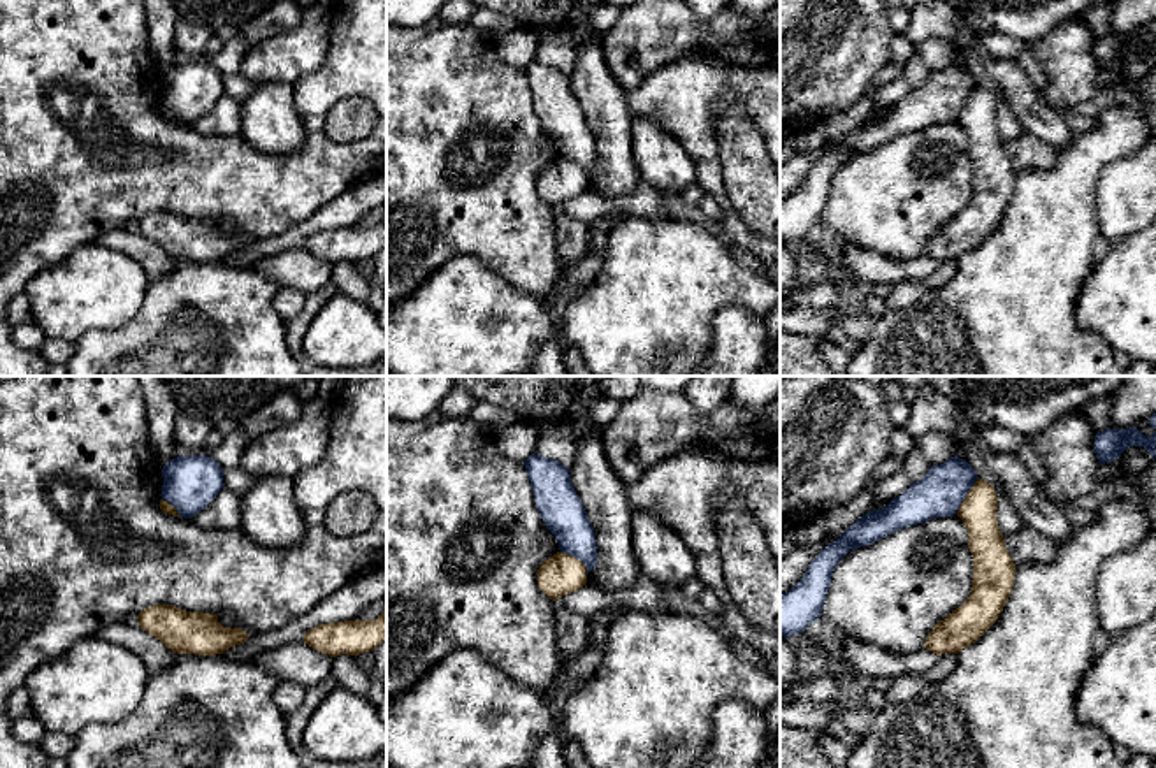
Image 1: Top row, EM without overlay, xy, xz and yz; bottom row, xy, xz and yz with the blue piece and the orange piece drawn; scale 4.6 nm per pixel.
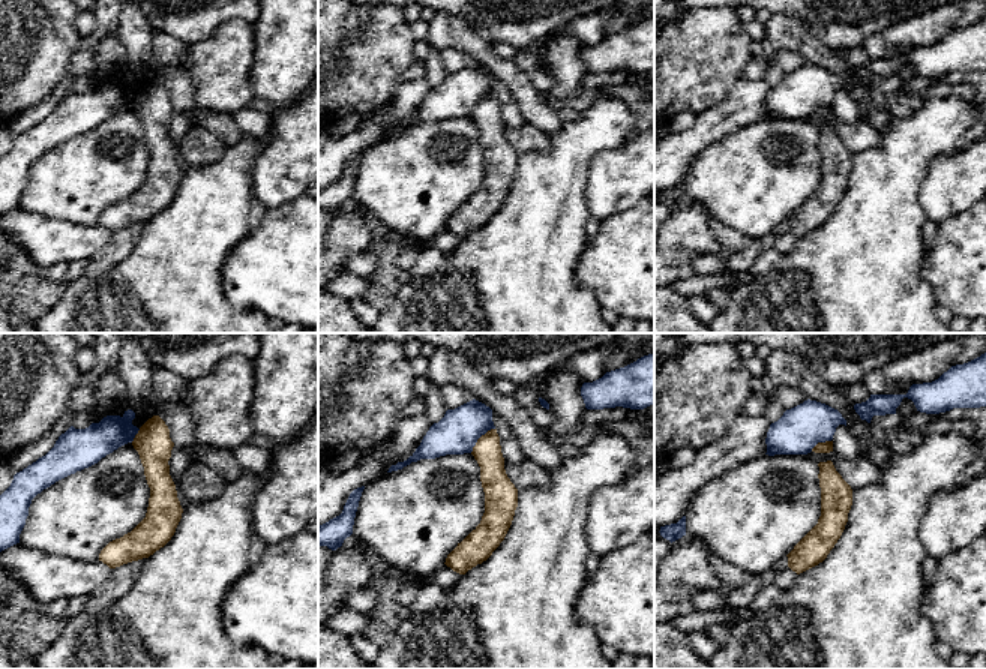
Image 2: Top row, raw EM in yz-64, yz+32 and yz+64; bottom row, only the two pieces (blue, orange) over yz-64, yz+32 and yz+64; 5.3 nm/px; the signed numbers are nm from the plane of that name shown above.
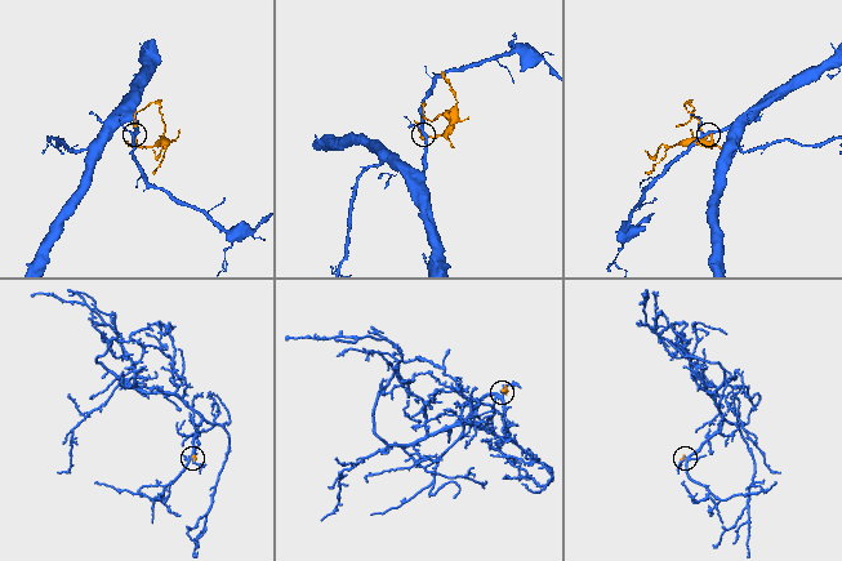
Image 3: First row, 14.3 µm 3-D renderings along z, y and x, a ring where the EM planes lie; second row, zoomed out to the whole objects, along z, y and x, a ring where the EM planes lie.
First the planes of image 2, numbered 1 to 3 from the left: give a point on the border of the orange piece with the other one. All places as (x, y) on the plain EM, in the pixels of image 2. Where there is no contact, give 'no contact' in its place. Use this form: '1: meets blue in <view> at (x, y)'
1: meets blue in yz-64 at (135, 98)
2: meets blue in yz+32 at (479, 101)
3: meets blue in yz+64 at (820, 105)

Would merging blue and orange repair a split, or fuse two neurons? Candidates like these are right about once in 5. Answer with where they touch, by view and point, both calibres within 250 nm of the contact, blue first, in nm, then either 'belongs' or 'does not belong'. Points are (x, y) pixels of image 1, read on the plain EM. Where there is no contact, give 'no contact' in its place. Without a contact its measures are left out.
yz (965, 102) | 220/160 nm | does not belong

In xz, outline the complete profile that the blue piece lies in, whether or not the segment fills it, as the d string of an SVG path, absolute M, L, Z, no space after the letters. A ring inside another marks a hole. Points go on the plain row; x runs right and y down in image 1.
M539 60L531 62L524 72L536 114L555 142L559 156L582 167L589 181L597 170L596 139L571 90L569 74Z

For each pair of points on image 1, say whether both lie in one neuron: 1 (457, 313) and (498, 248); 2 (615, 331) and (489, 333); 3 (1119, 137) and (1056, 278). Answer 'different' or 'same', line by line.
1: different
2: different
3: same

